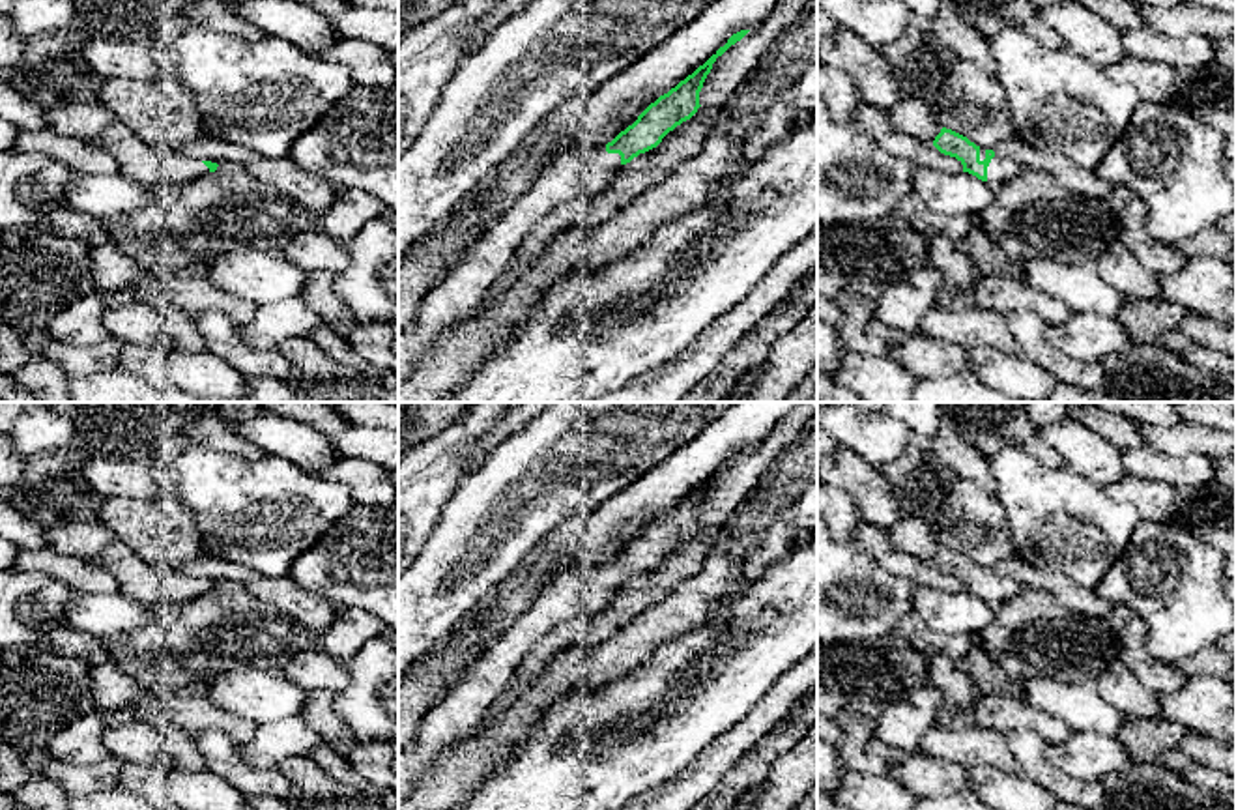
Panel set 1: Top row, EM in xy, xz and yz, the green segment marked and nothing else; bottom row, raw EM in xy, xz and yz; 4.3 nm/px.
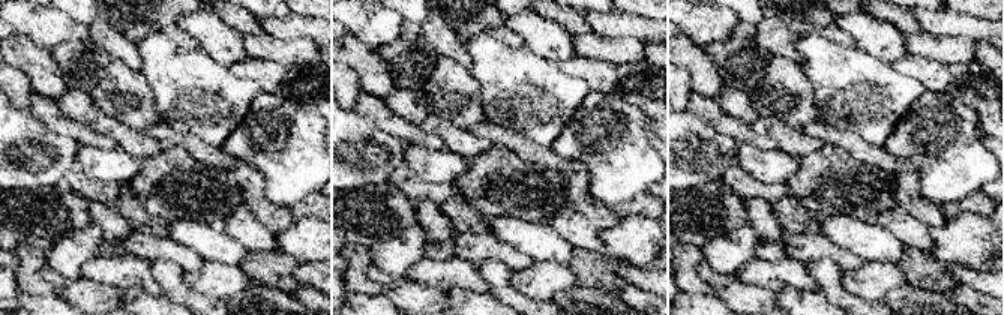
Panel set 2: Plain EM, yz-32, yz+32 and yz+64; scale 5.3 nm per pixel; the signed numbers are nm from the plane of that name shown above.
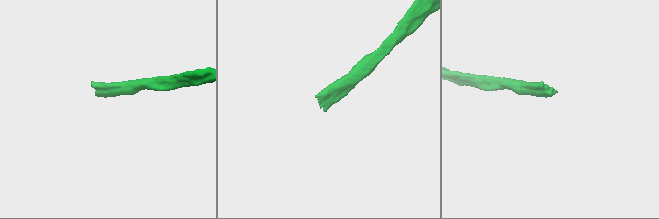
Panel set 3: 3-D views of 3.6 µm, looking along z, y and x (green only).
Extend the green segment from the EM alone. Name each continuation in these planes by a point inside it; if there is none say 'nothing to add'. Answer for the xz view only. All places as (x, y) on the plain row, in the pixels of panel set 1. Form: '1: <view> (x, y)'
1: xz (584, 590)

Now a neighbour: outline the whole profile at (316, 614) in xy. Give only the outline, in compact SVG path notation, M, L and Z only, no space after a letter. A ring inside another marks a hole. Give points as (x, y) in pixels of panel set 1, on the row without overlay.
M200 556L180 569L185 576L211 582L237 582L254 599L264 600L294 621L301 623L310 634L327 630L338 608L316 593L303 591L290 576L264 576L245 565L224 561L215 556Z

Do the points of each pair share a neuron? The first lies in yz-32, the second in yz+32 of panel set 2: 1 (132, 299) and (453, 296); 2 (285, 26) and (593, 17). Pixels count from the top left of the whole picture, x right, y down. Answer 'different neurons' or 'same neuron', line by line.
1: same neuron
2: same neuron

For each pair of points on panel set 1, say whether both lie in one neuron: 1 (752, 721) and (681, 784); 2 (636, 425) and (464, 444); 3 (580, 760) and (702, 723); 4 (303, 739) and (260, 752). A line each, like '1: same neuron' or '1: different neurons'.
1: same neuron
2: different neurons
3: same neuron
4: same neuron

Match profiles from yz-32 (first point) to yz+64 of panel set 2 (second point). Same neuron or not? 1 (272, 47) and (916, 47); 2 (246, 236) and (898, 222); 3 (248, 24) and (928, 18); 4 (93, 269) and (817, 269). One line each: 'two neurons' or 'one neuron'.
1: one neuron
2: one neuron
3: two neurons
4: two neurons

